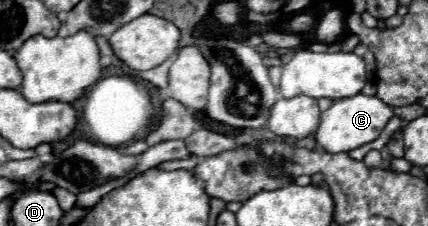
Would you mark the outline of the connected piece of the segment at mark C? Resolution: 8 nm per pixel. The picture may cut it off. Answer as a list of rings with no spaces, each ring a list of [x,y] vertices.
[[[354,95],[348,99],[338,99],[332,103],[330,109],[320,113],[320,127],[316,131],[316,143],[328,153],[342,153],[342,151],[352,151],[364,143],[374,141],[382,129],[386,127],[388,119],[392,117],[392,107],[384,105],[378,97],[368,97],[368,95]]]

